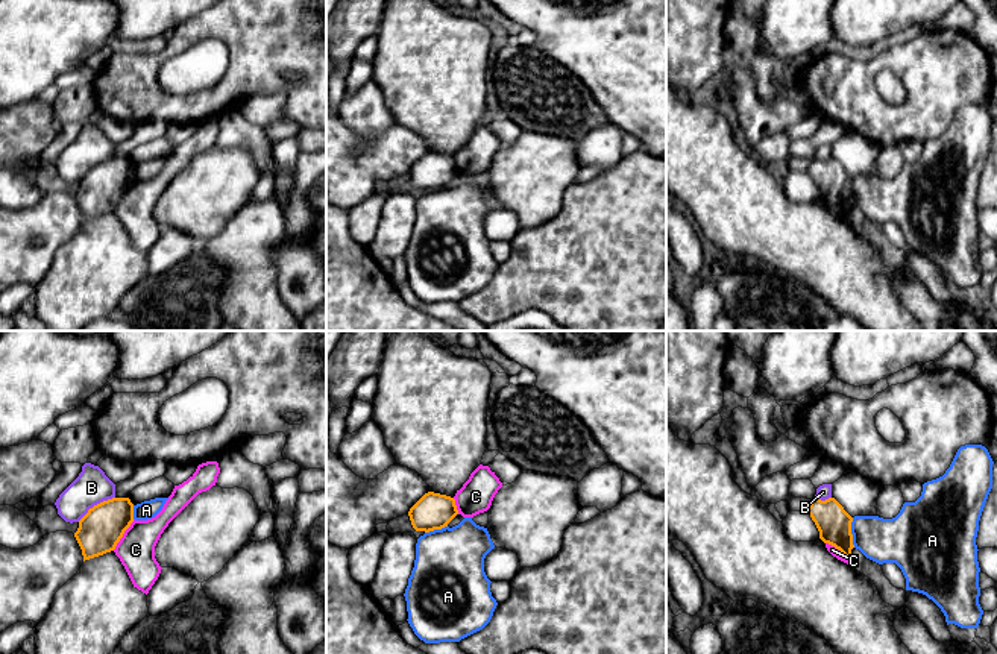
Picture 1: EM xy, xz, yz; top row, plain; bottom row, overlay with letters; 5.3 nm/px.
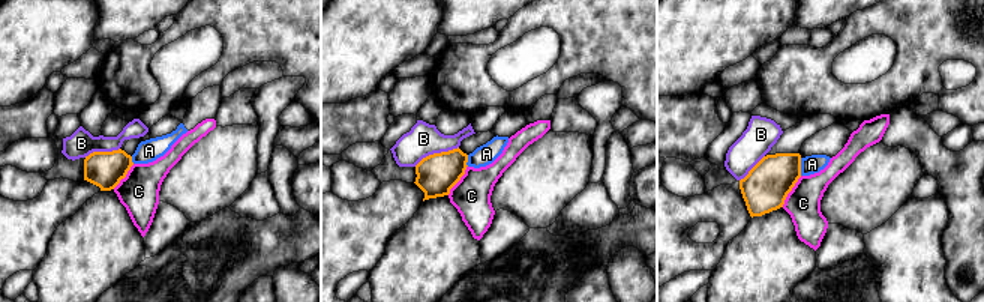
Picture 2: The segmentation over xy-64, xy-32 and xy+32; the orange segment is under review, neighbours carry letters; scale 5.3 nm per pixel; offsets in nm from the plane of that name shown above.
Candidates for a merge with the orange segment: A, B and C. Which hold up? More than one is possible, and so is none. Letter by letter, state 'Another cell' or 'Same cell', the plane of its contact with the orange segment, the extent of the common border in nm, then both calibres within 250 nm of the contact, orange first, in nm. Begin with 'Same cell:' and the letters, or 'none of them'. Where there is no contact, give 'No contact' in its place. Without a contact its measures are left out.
Same cell: none of them
A: Another cell. Touches orange in yz. Shared border 160 nm. Thickness 180 nm (orange) against 240 nm
B: Another cell. Touches orange in xy. Shared border 240 nm. Thickness 220 nm (orange) against 190 nm
C: Another cell. Touches orange in xy. Shared border 200 nm. Thickness 220 nm (orange) against 200 nm

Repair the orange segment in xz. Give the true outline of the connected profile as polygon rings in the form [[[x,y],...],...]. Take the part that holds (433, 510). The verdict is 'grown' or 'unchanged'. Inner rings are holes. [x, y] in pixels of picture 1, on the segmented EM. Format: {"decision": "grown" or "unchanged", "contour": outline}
{"decision": "unchanged", "contour": [[[428,492],[408,511],[416,531],[434,531],[448,527],[458,514],[455,499],[446,495]]]}

